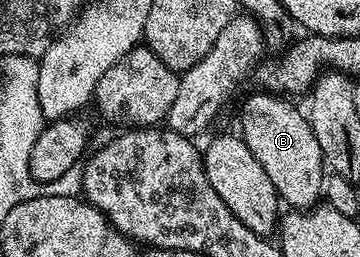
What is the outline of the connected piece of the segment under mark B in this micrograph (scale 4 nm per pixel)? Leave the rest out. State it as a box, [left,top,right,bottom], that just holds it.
[238,90,325,209]

